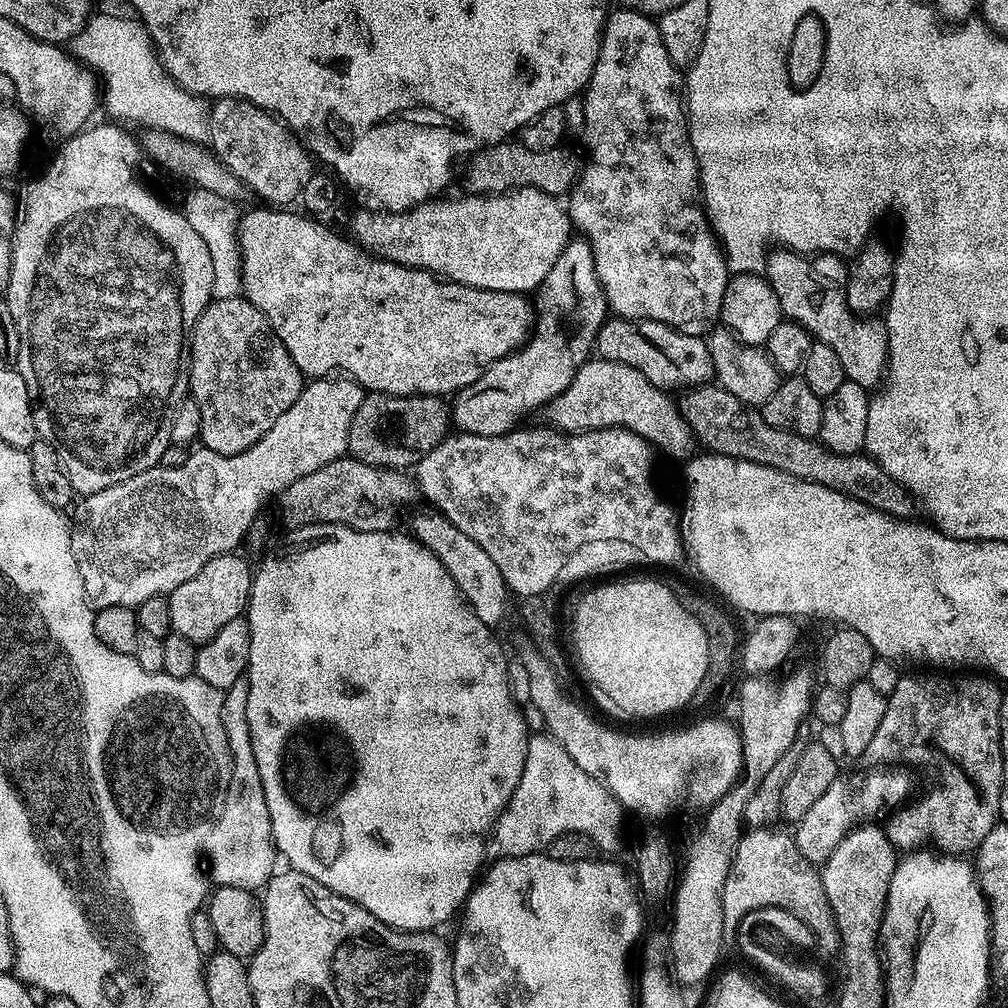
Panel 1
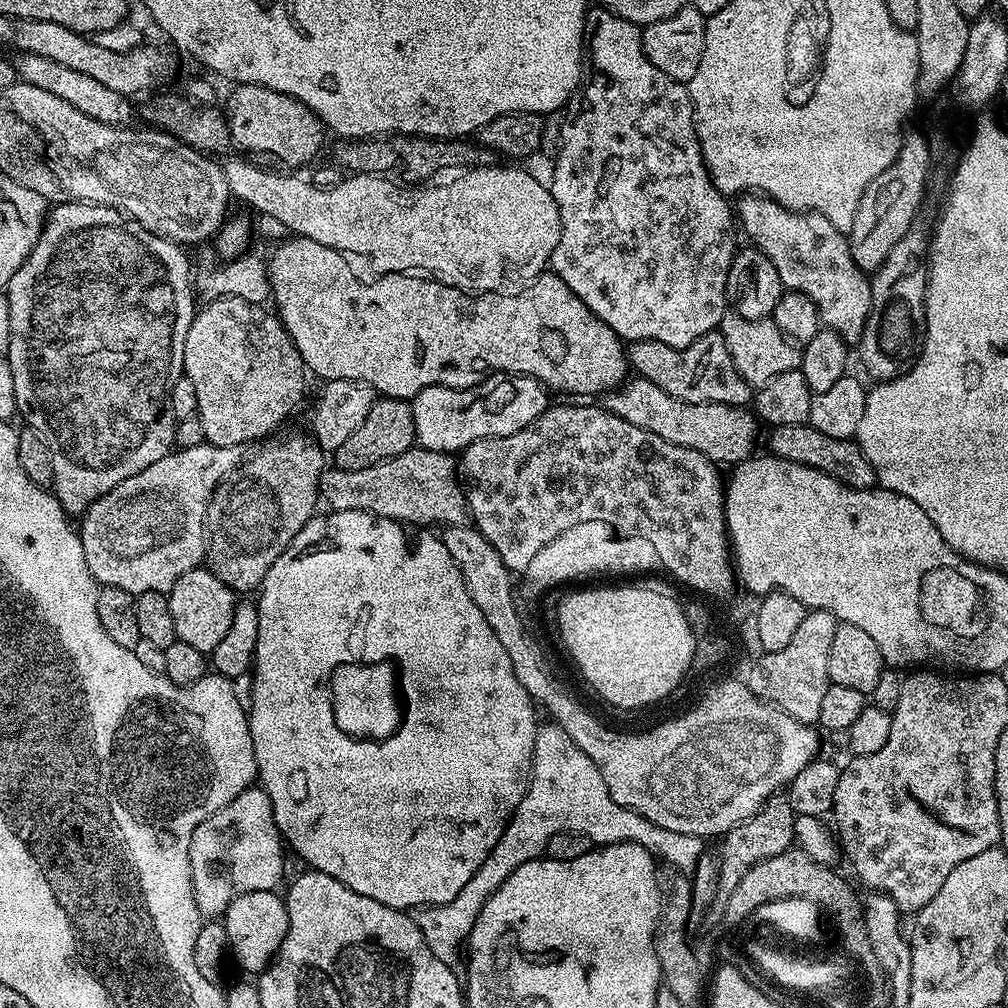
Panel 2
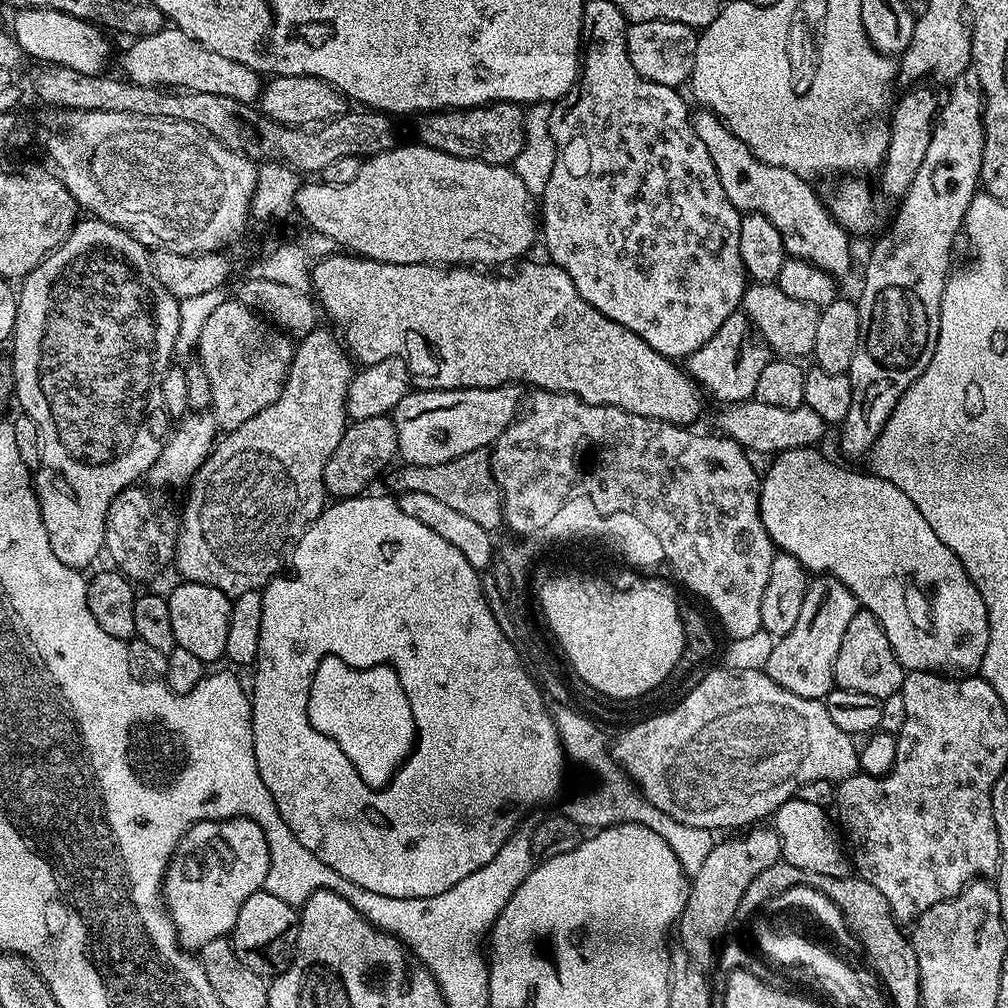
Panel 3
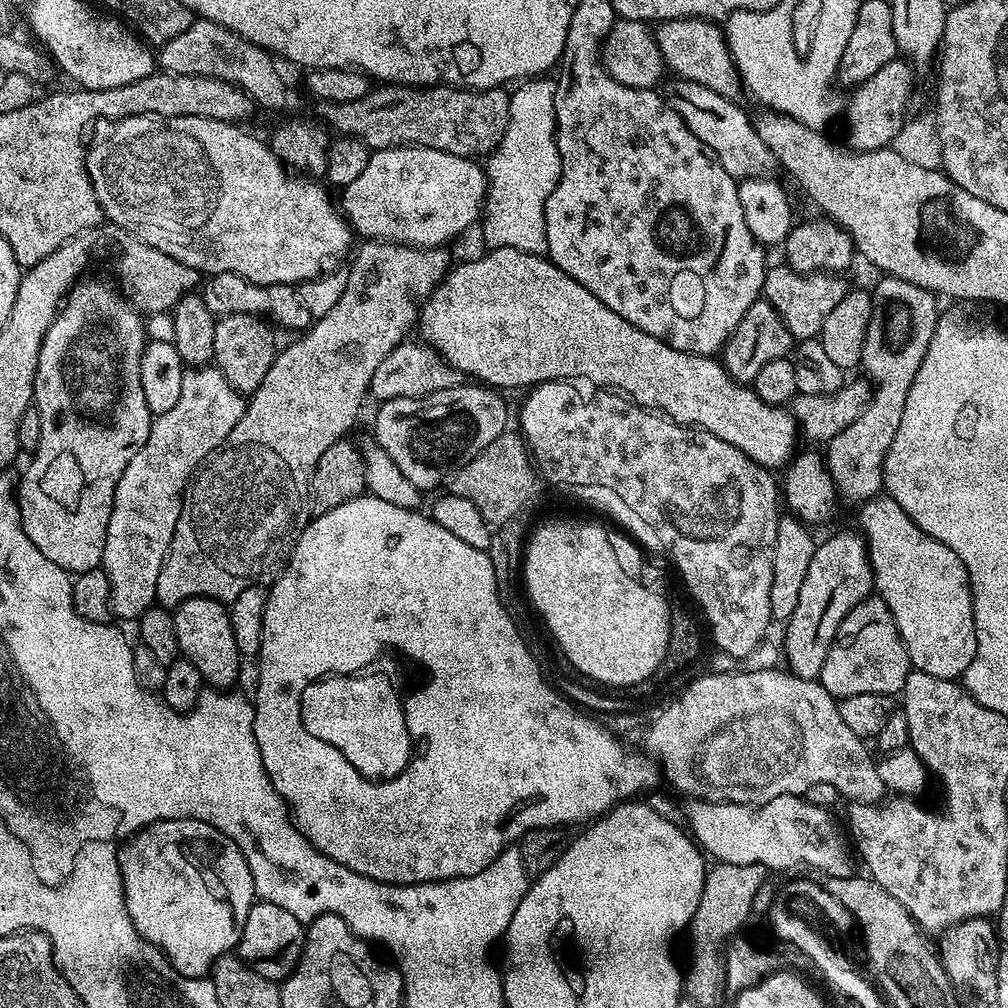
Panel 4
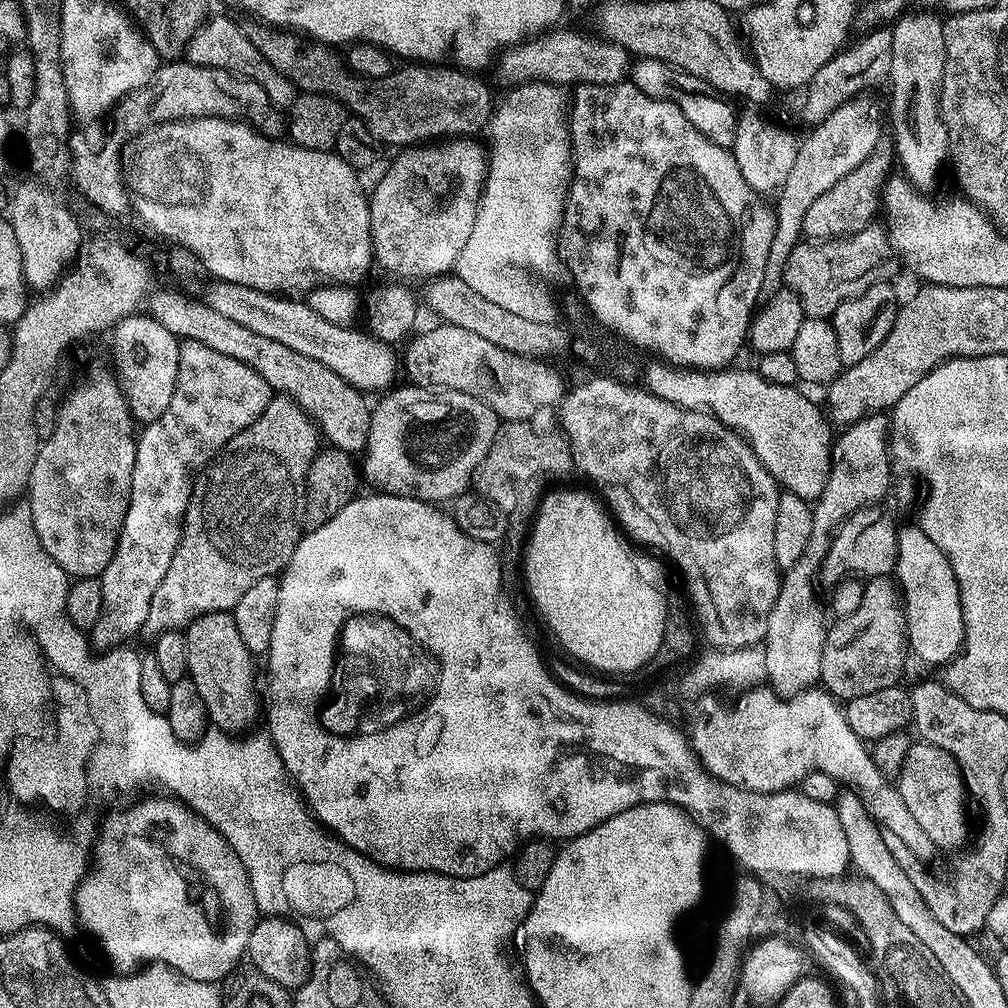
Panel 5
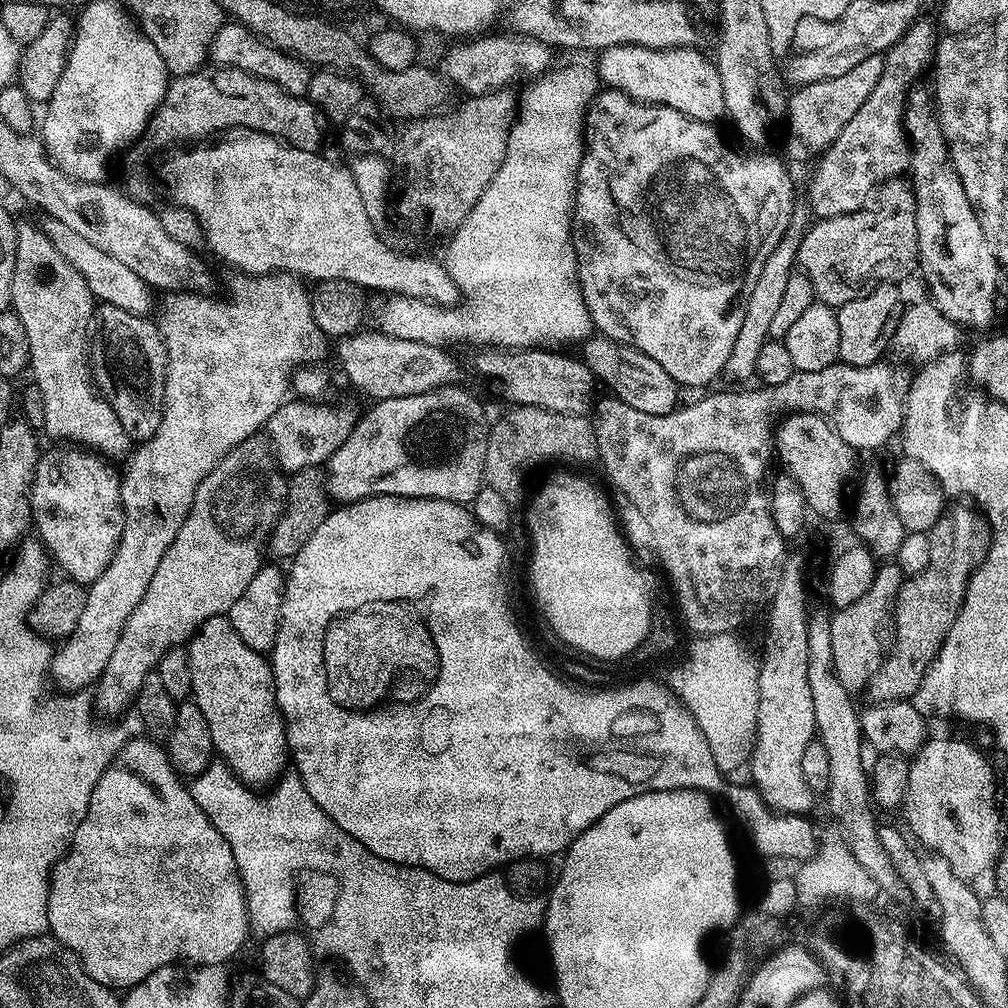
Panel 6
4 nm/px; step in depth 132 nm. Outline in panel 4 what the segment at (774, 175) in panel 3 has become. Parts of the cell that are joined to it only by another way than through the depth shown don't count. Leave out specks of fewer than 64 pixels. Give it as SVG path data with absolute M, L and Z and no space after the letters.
M669 79L663 85L662 95L669 106L686 122L686 126L697 136L722 162L722 170L730 174L737 182L750 180L754 176L771 173L777 167L772 151L758 138L758 130L753 117L747 116L736 100L727 100L722 94L714 94L710 86L698 86L698 82Z

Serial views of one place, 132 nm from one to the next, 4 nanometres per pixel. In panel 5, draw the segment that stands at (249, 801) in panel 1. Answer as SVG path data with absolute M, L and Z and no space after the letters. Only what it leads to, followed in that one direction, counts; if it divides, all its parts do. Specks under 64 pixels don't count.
M168 794L160 795L164 796L148 796L145 800L140 800L137 804L122 809L121 812L110 813L105 820L103 817L102 823L95 833L94 843L91 845L90 867L85 871L84 876L80 879L80 884L76 887L74 916L79 927L81 924L96 939L96 944L104 951L104 956L108 959L109 966L113 968L111 970L113 973L131 974L141 966L161 963L191 980L216 984L232 975L234 969L241 963L239 960L245 959L250 934L258 919L254 890L250 890L250 878L246 874L246 866L242 866L238 854L234 854L234 850L226 842L226 838L222 838L222 834L218 834L218 830L214 830L214 826L210 826L210 822L203 820L183 800L175 799Z

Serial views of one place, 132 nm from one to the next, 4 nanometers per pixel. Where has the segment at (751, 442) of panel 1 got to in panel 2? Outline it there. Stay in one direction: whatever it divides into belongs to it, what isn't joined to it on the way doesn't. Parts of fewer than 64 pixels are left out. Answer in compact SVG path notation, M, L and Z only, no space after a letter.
M810 423L794 426L778 424L769 432L772 433L768 436L767 451L773 456L810 466L814 470L822 470L822 474L830 474L830 478L851 488L870 488L876 484L874 470L855 439L830 438L830 434L822 434L822 430Z

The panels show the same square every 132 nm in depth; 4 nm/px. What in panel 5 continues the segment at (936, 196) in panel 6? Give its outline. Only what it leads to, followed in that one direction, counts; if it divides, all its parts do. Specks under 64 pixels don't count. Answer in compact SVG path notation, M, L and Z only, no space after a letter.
M918 10L913 14L905 14L891 25L892 57L890 70L886 77L887 83L892 83L892 97L888 100L888 120L892 123L892 140L896 143L894 156L904 169L902 175L909 184L917 189L932 188L940 171L946 168L950 157L948 155L948 135L946 126L940 117L940 87L946 66L946 38L944 37L944 20L932 16L931 11Z

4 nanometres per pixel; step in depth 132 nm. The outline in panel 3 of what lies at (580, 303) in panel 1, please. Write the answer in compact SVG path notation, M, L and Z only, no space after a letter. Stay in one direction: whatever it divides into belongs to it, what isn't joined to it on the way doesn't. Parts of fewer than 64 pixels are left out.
M503 384L501 388L430 388L409 390L402 402L390 413L396 431L396 451L405 465L438 466L458 459L470 450L488 448L512 425L522 408L522 392L516 384Z

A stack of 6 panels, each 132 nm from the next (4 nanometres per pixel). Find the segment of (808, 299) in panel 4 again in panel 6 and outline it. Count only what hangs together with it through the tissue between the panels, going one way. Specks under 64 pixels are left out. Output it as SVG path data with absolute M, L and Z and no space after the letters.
M904 178L883 180L873 188L868 200L858 210L850 214L838 214L834 218L820 218L816 225L805 231L800 243L799 267L810 278L816 291L817 301L838 309L854 298L862 298L871 288L880 284L901 282L911 272L917 271L918 258L918 222L916 221L916 195L912 192L911 183Z

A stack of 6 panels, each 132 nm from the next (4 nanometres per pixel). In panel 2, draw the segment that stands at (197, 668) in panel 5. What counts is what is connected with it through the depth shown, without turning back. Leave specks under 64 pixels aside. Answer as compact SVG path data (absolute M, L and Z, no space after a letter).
M207 566L186 570L166 593L170 602L170 614L174 617L176 639L194 646L194 650L211 654L214 646L222 642L238 603L237 593L226 586Z

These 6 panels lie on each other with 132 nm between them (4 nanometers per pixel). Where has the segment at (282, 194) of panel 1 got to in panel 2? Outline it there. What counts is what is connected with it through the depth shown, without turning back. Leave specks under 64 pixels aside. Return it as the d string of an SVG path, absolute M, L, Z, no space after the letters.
M238 84L231 89L228 96L228 129L232 135L232 143L238 149L249 148L252 152L261 152L264 156L273 156L277 165L288 170L300 170L303 164L308 164L320 152L324 144L326 129L324 123L310 111L298 98L290 98L286 94L278 94L278 90L263 88L257 84Z

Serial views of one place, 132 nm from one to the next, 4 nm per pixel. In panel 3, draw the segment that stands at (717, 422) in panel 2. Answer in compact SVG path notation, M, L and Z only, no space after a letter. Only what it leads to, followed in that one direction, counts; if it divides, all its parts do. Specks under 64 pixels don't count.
M755 398L739 404L730 404L723 409L720 416L719 431L733 440L735 444L749 453L772 452L779 454L787 448L811 448L819 445L823 438L826 425L814 410L806 406L799 408L783 408L782 406L766 406L766 402Z

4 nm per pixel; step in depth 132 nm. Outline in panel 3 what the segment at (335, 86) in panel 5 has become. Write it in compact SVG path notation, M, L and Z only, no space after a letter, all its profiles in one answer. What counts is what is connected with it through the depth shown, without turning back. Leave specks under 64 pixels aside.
M497 102L477 108L446 108L421 115L415 139L427 148L442 150L451 156L481 160L487 164L511 165L524 145L525 109L519 104Z

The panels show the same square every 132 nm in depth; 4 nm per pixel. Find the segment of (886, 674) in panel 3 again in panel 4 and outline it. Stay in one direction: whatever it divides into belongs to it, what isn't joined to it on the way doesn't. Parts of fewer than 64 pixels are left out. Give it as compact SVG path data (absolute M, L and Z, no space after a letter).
M873 594L858 602L858 606L854 606L838 626L838 634L830 646L830 654L826 654L826 662L822 662L818 679L820 685L837 698L850 698L850 694L882 694L895 697L903 693L909 671L908 651L894 622L894 614L890 614L890 608L879 595Z

